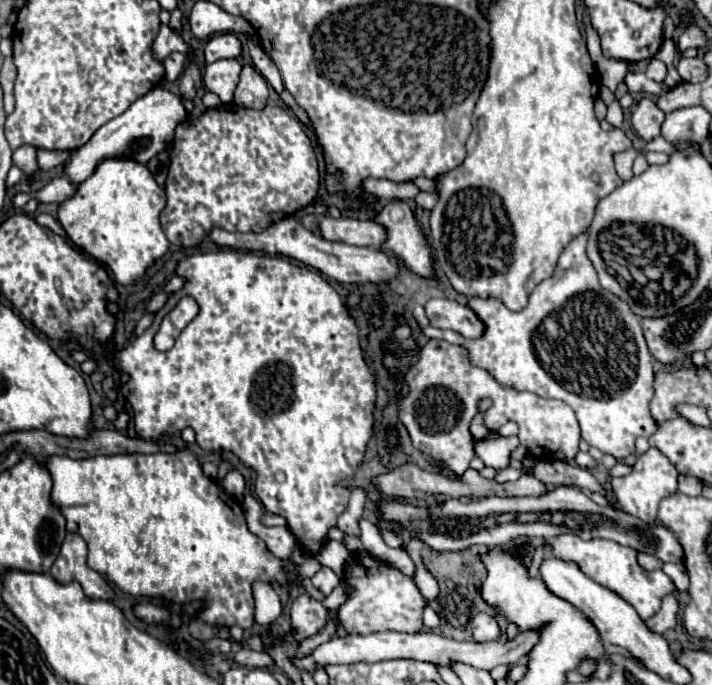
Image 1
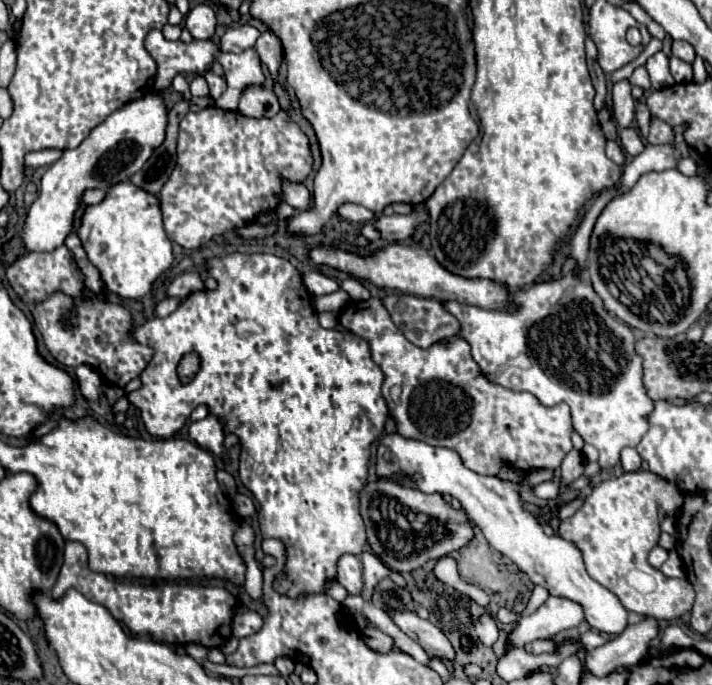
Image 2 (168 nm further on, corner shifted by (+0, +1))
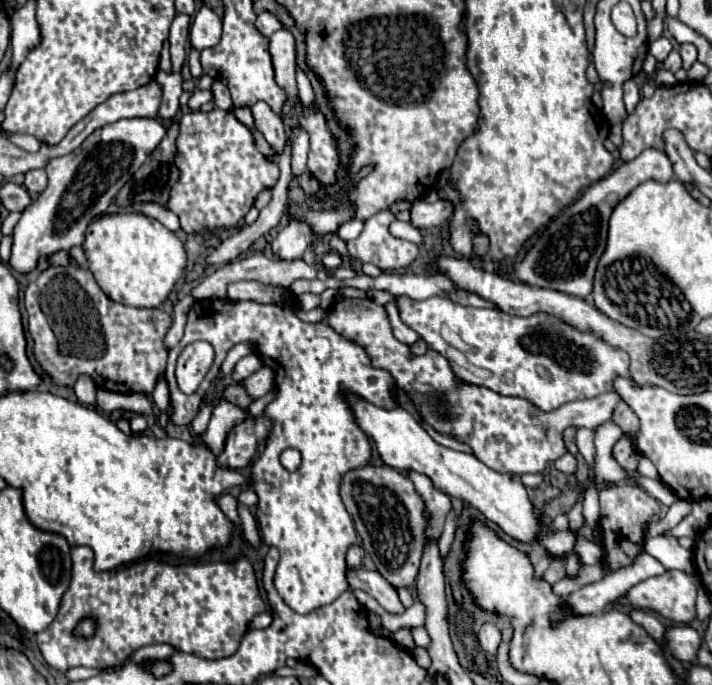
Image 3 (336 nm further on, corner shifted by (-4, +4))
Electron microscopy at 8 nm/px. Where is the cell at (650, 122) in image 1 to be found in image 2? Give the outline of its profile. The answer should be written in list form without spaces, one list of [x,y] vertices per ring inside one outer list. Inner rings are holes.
[[[651,118],[651,132],[649,132],[649,142],[651,144],[667,144],[669,138],[673,138],[673,128],[659,120],[659,118]]]

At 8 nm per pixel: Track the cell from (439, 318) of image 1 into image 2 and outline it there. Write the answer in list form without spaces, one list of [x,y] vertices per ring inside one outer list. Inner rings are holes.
[[[391,294],[383,300],[383,304],[389,310],[395,326],[405,334],[405,338],[409,338],[419,348],[429,348],[431,344],[439,342],[441,338],[455,336],[461,330],[457,318],[451,312],[447,312],[445,306],[435,298],[419,298],[419,296],[409,296],[409,294],[399,294],[399,296]]]

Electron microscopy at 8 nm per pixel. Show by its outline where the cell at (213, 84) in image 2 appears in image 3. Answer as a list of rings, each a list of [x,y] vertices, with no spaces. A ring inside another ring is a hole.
[[[215,81],[215,85],[213,85],[211,91],[213,91],[213,97],[215,97],[215,107],[217,107],[217,109],[233,111],[233,101],[231,101],[229,89],[227,89],[221,81]]]

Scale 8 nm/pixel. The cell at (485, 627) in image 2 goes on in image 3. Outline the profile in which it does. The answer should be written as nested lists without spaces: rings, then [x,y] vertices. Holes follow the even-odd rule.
[[[485,623],[485,625],[479,629],[477,637],[479,637],[479,645],[481,645],[487,653],[493,653],[493,655],[497,653],[497,647],[501,645],[501,631],[497,629],[497,625]]]

